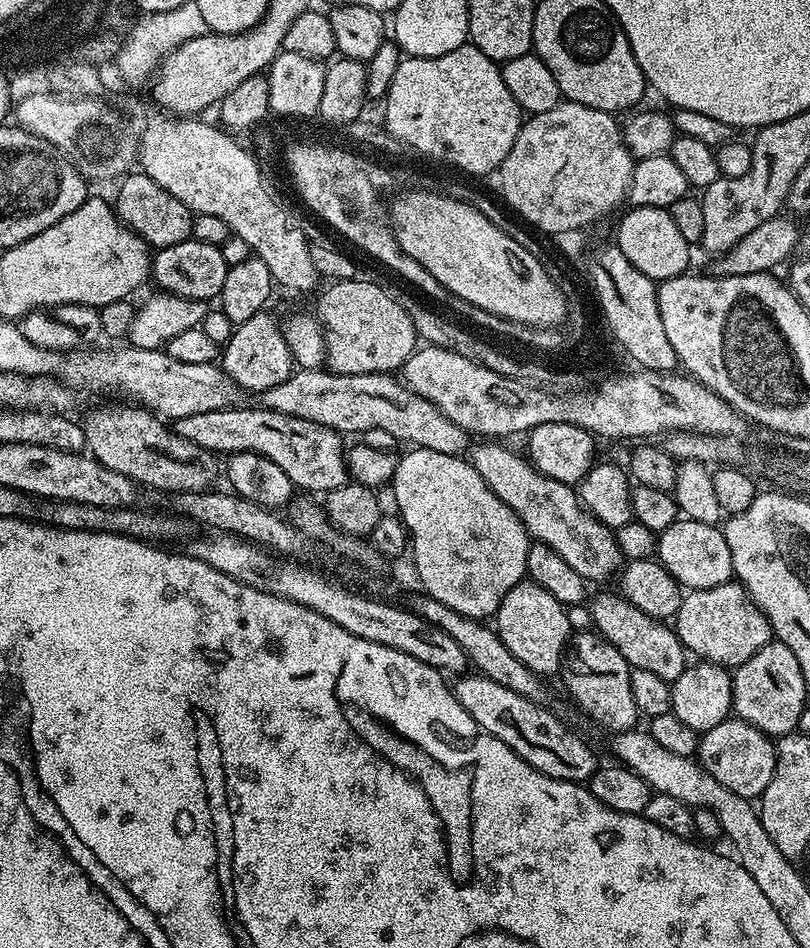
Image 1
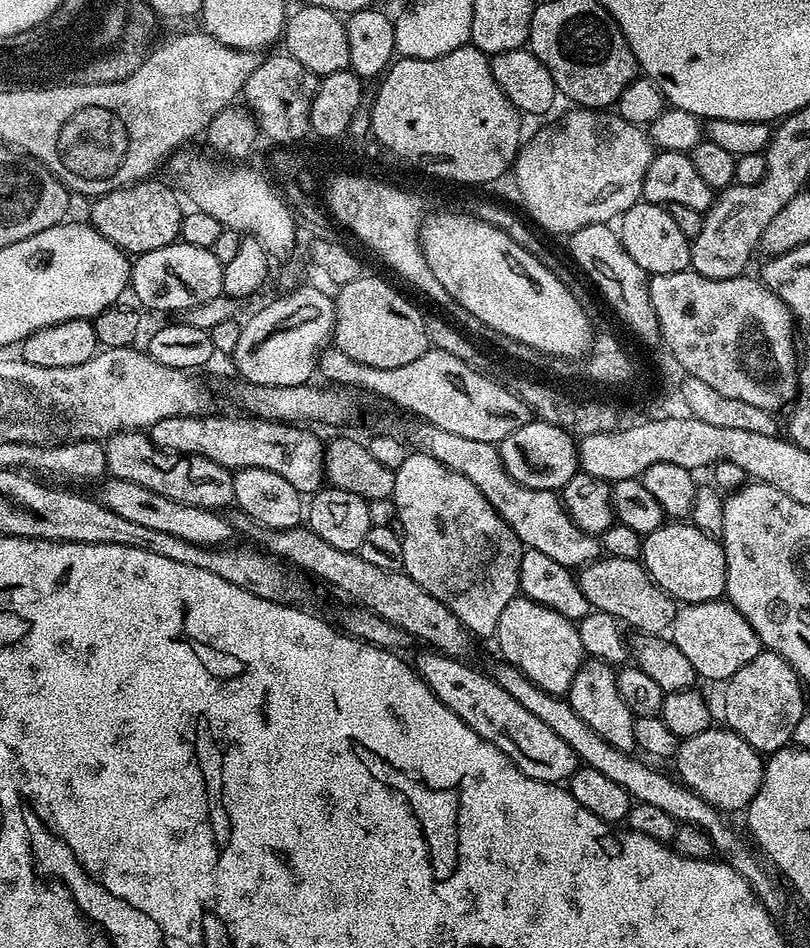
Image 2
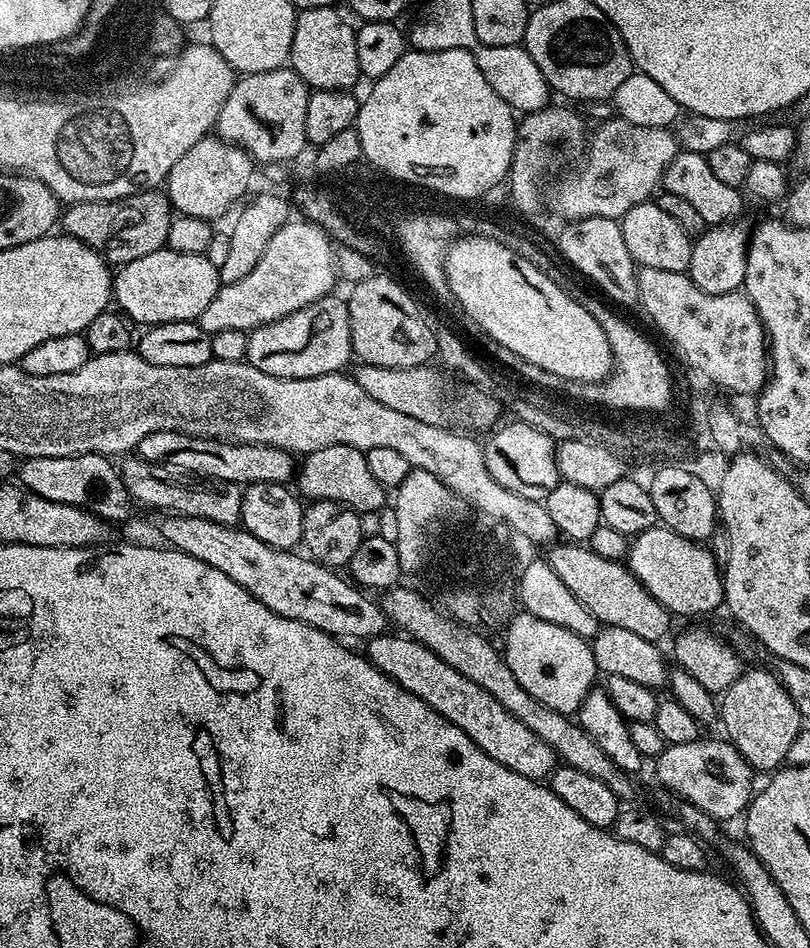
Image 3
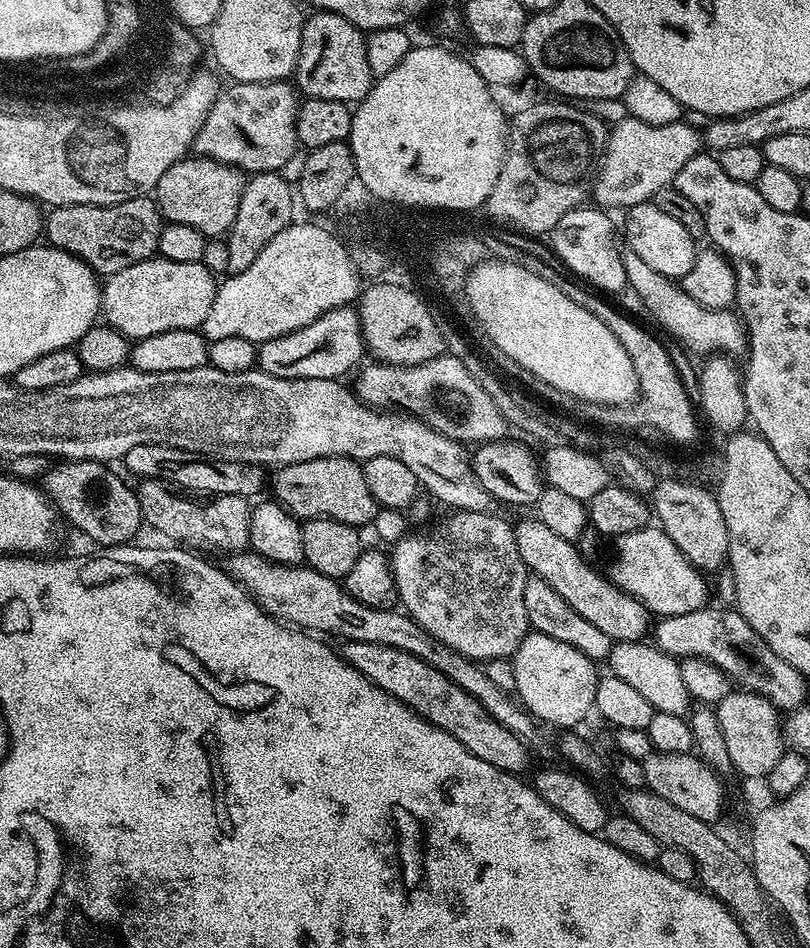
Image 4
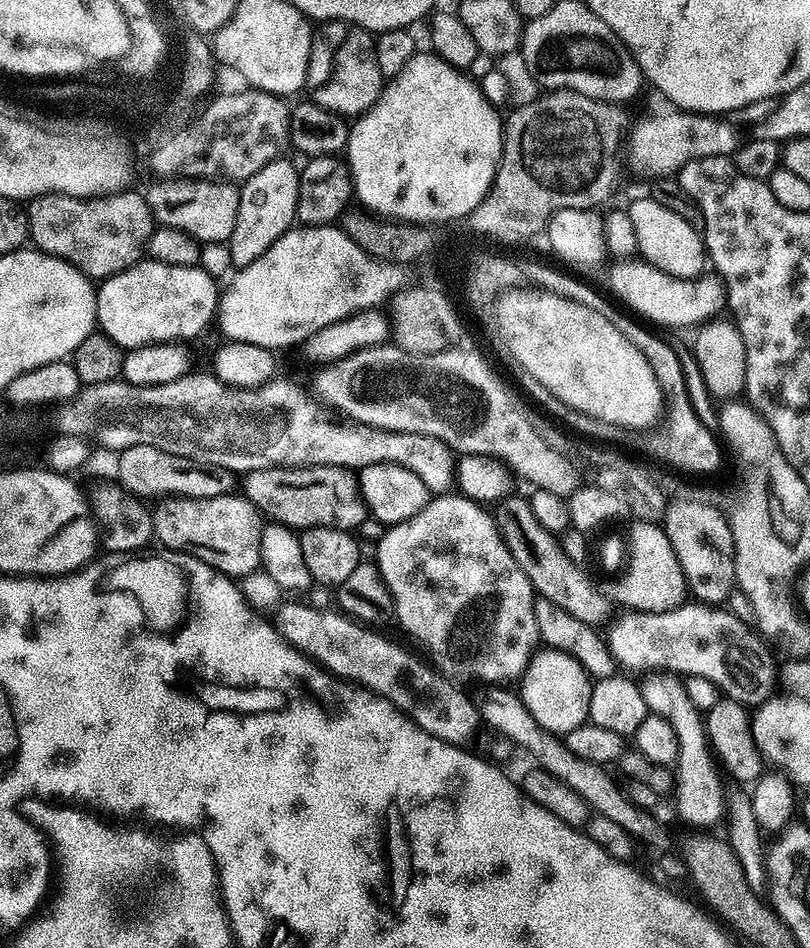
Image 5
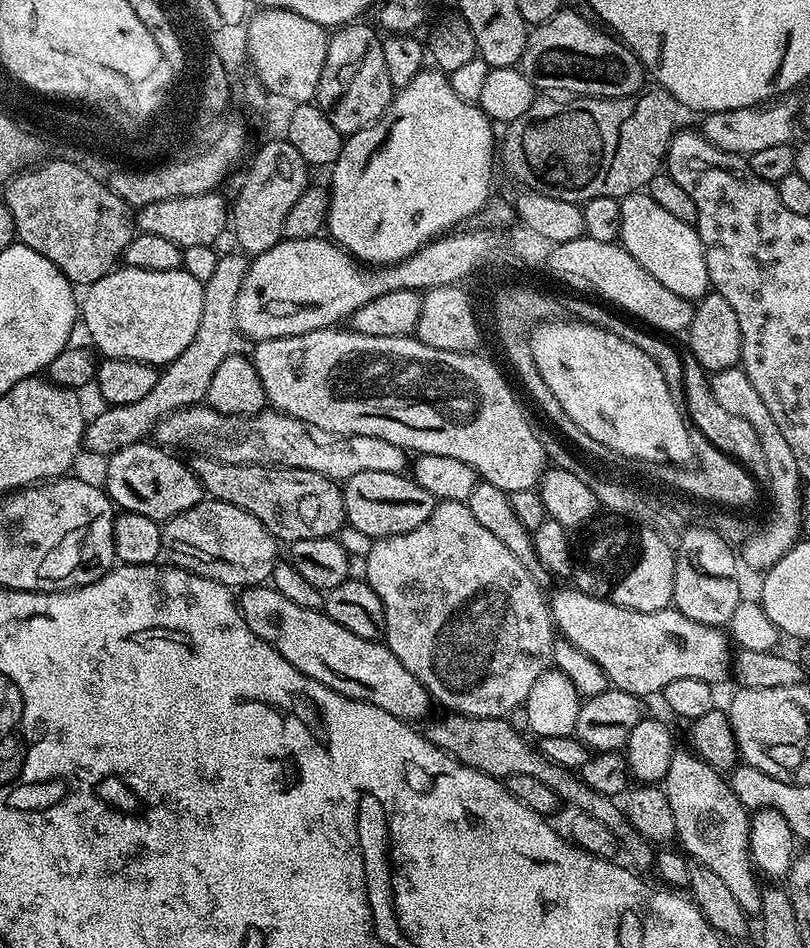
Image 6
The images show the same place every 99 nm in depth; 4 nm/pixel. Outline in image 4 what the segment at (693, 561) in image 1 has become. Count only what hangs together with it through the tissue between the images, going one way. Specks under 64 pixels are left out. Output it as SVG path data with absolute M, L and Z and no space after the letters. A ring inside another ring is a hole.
M639 528L619 537L615 544L616 561L612 564L610 579L623 592L628 592L643 602L649 613L660 618L690 614L709 603L710 584L704 581L707 580L705 573L695 568L686 558L686 554L682 554L682 550L674 546L674 542L664 533L663 528Z

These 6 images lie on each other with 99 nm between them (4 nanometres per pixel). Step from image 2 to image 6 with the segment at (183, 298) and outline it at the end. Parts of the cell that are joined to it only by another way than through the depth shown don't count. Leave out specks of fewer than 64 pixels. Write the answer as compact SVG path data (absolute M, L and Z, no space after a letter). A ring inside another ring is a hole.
M120 266L87 285L85 292L82 328L84 324L92 335L95 351L109 360L167 366L194 342L198 321L202 319L203 283L180 268L138 270Z

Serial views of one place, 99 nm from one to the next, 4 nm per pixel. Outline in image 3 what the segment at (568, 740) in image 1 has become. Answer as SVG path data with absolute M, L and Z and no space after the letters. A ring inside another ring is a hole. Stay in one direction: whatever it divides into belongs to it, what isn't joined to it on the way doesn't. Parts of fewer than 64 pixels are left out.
M381 634L367 641L366 655L375 668L381 668L396 684L401 684L406 691L414 694L414 698L422 698L426 706L430 706L442 718L446 718L458 730L462 730L477 746L494 762L502 762L510 770L522 774L531 780L543 781L551 777L558 766L558 757L553 748L548 746L530 726L522 726L512 712L507 712L482 686L470 682L454 666L442 662L426 646L422 646L403 634L388 636Z

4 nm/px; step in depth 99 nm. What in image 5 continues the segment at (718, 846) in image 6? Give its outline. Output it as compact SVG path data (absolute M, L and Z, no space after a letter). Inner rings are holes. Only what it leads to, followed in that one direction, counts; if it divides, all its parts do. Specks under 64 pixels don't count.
M653 673L641 683L643 697L651 715L666 718L678 737L679 756L673 769L672 798L679 816L694 830L710 830L727 815L728 796L724 792L718 762L708 743L708 733L703 713L686 695L683 681L673 673Z

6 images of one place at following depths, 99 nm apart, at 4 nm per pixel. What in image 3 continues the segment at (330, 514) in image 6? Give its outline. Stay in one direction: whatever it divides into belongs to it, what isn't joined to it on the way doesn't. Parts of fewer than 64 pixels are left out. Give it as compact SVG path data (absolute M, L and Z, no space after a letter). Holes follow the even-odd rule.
M345 444L322 446L322 450L307 453L303 457L304 465L301 468L299 465L294 476L294 484L299 495L309 501L329 500L345 504L358 513L380 512L383 509L386 489L380 485L378 478L374 478L374 474L370 472L370 466L366 462L364 454L365 452L361 448Z

